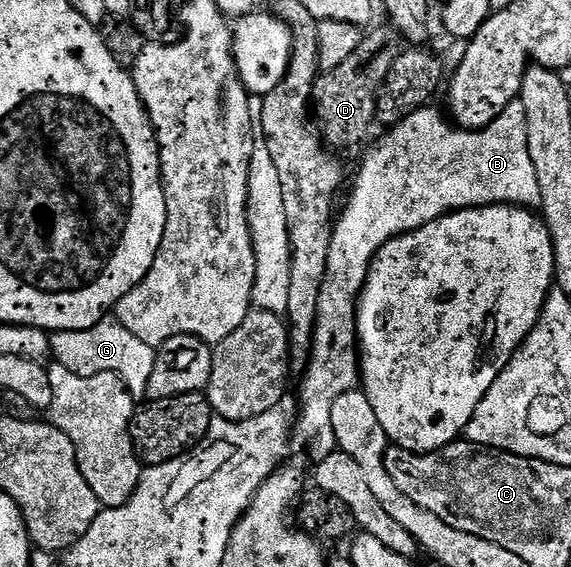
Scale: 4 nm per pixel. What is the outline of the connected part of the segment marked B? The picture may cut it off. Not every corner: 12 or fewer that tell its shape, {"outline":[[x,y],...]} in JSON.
{"outline":[[435,105],[363,159],[331,232],[299,383],[320,456],[361,383],[355,312],[379,246],[466,207],[535,209],[527,117]]}

